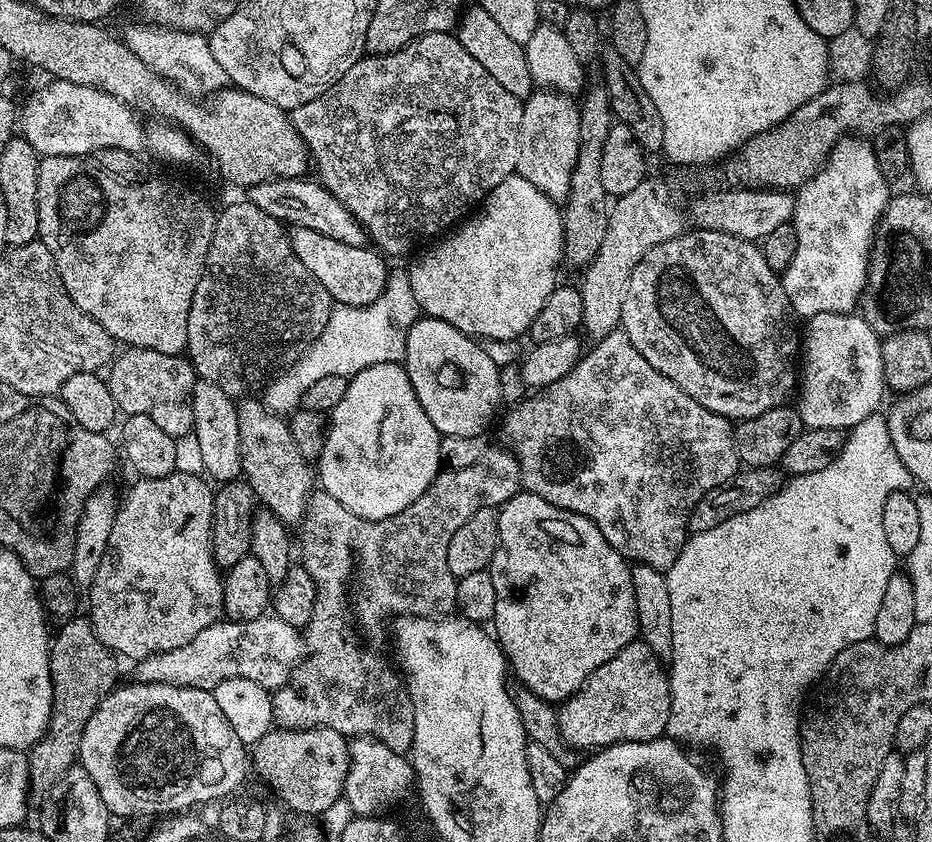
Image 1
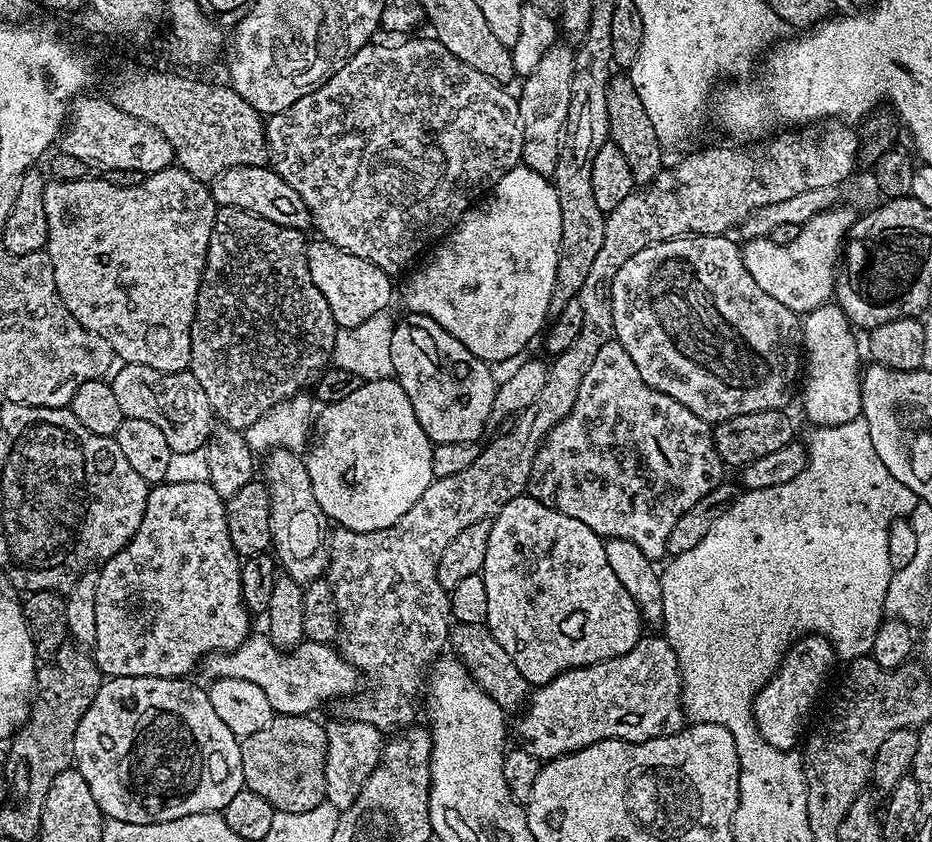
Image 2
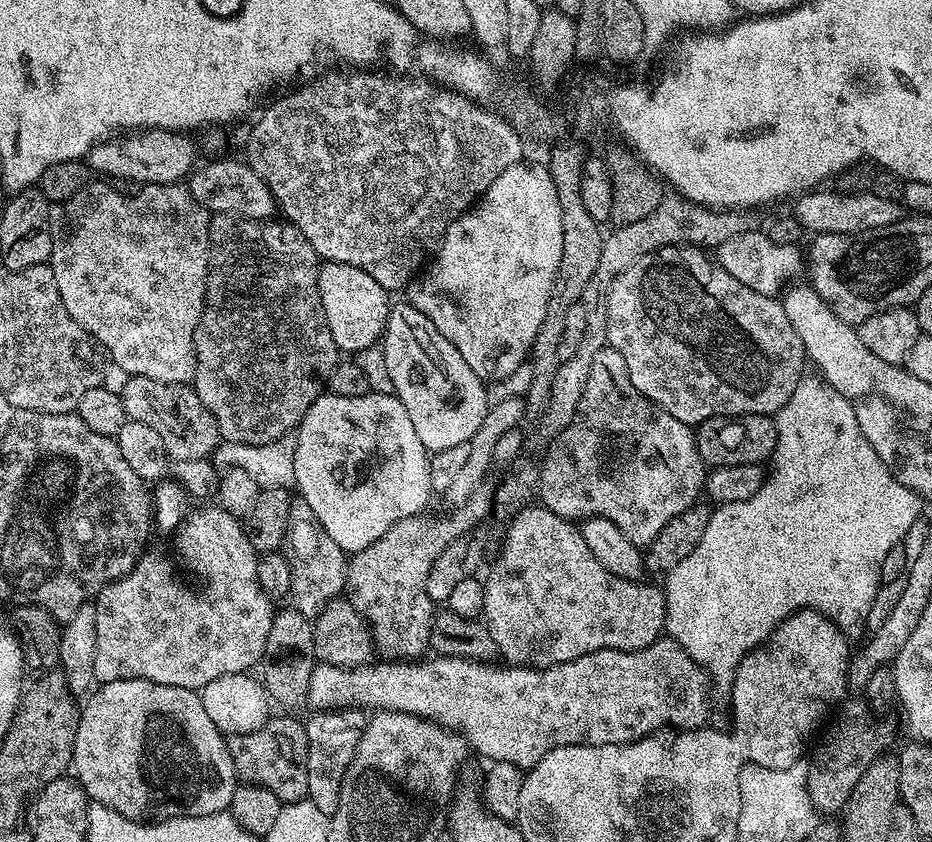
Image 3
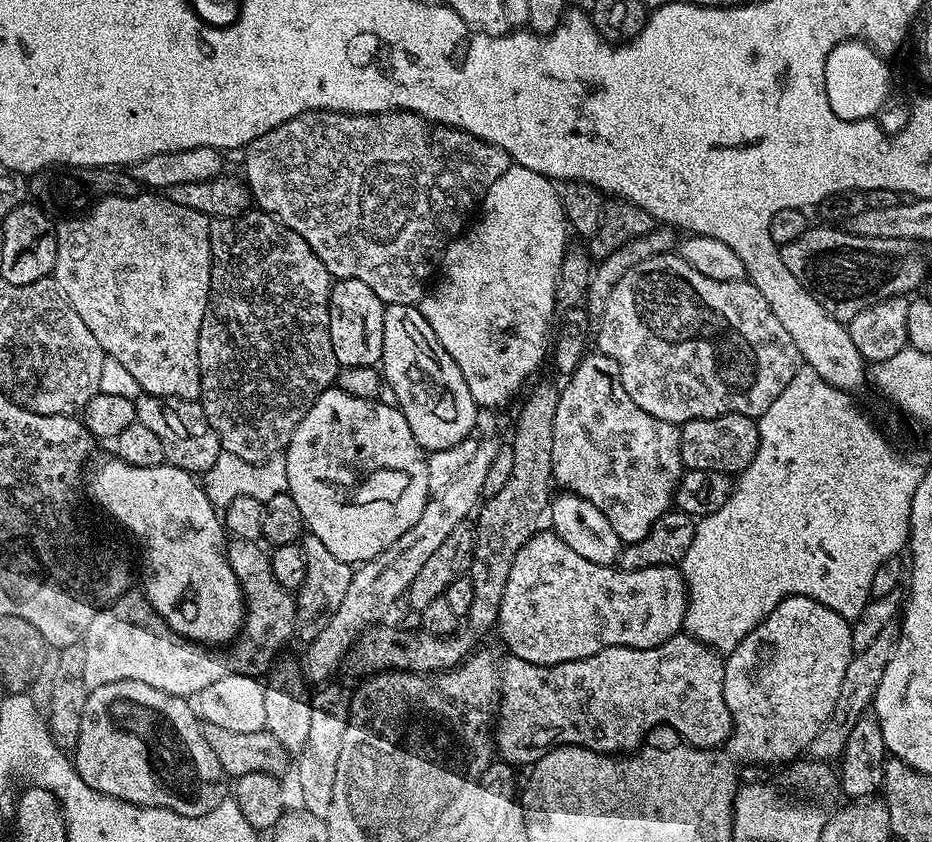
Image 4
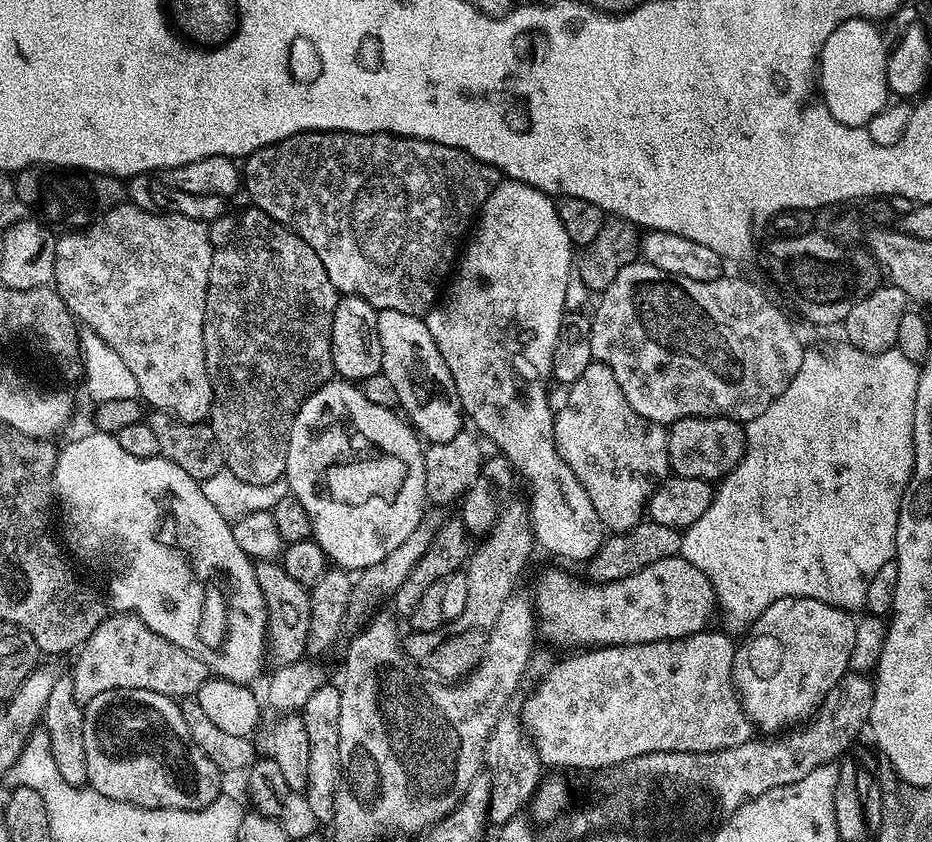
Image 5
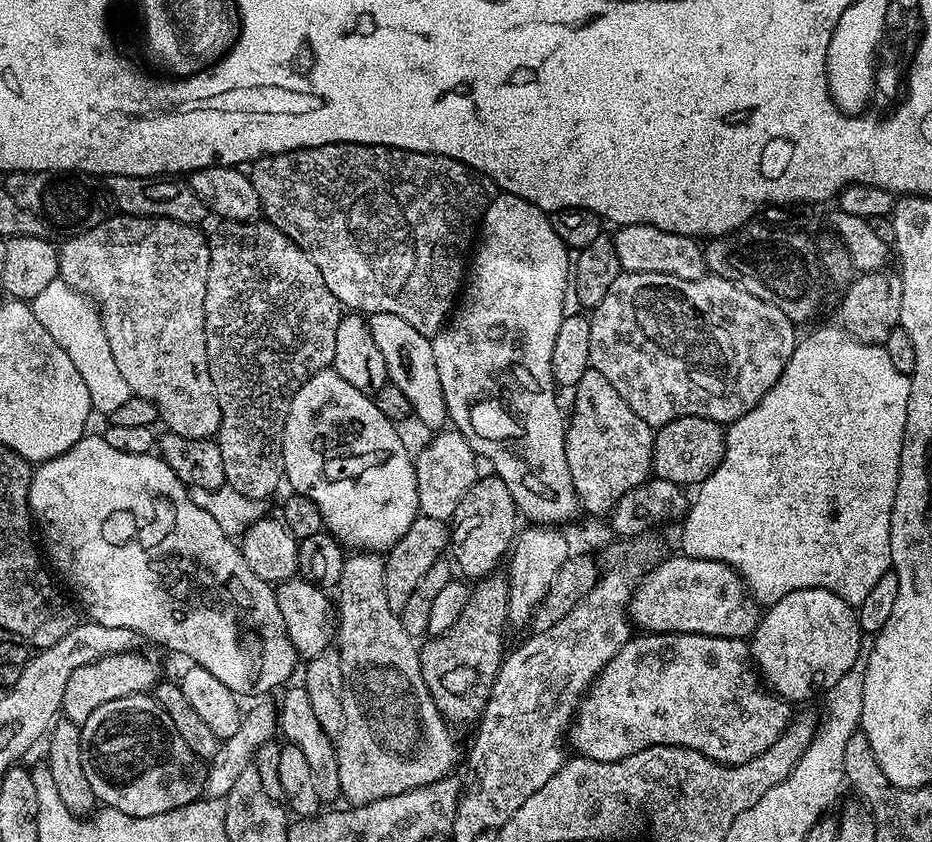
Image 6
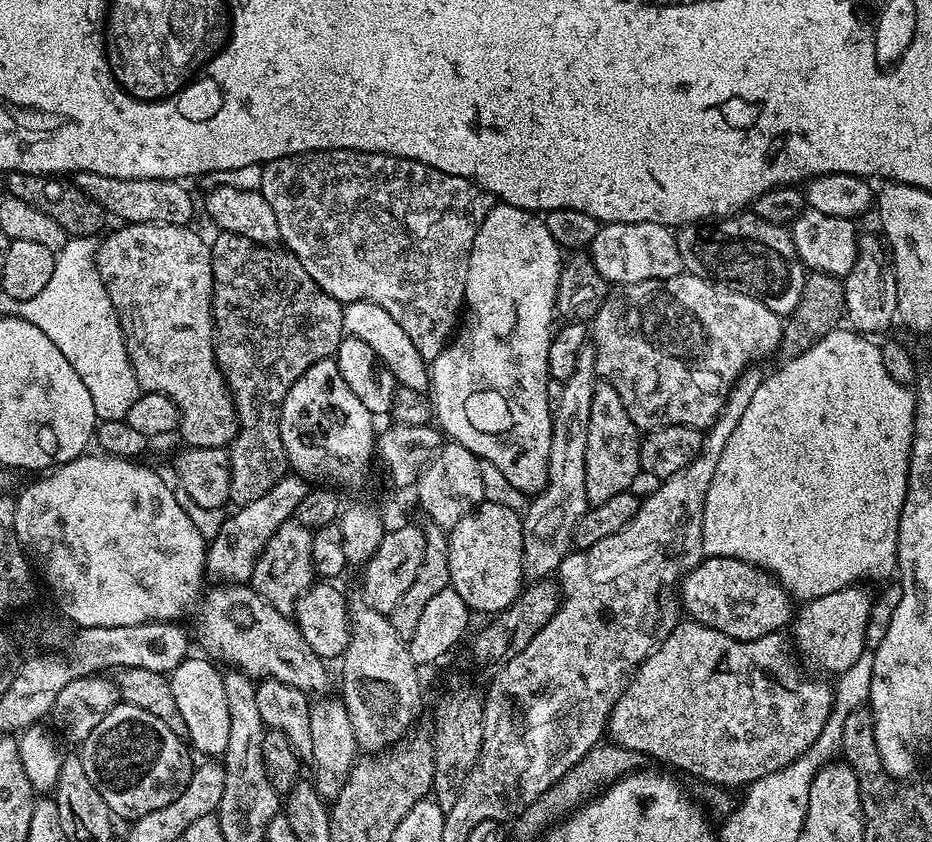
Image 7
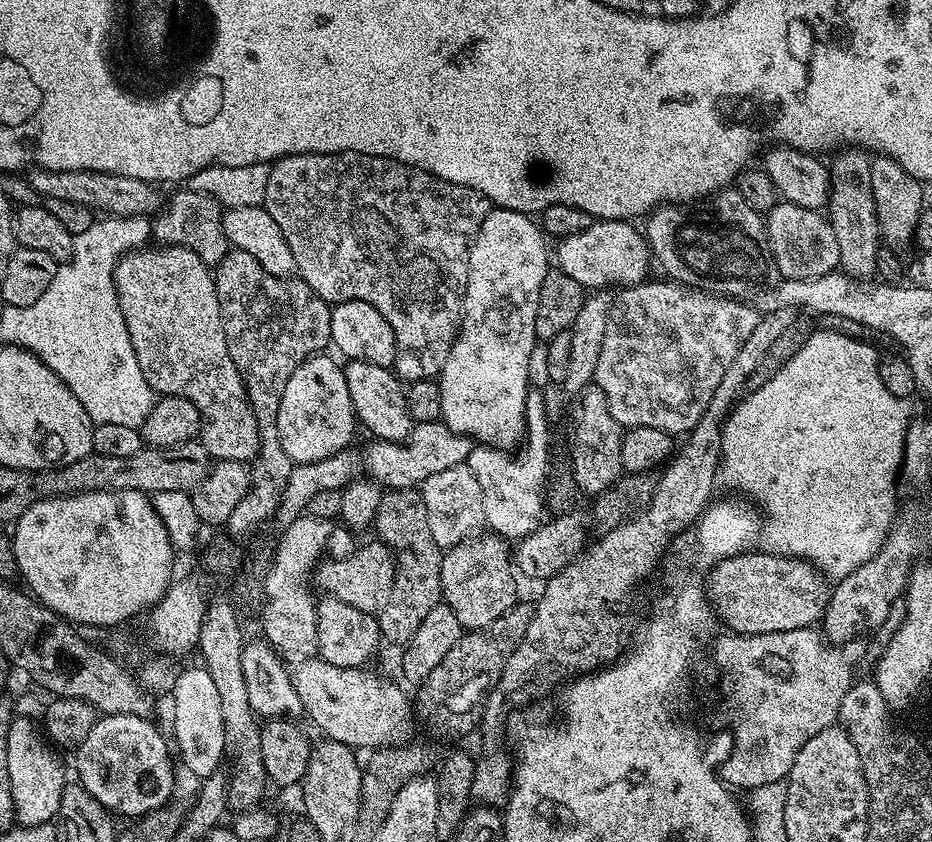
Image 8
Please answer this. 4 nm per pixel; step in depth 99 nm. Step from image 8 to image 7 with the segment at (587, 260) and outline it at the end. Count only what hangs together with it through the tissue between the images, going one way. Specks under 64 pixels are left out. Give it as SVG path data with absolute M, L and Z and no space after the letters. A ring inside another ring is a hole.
M654 222L603 225L590 246L590 255L598 274L612 286L665 280L682 272L673 229Z

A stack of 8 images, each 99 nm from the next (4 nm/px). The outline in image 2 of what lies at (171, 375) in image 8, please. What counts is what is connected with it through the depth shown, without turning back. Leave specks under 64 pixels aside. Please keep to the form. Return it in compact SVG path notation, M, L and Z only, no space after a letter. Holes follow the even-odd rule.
M173 166L163 168L161 172L145 175L144 181L136 186L114 185L108 178L102 178L102 180L49 179L44 186L44 201L46 202L46 222L48 223L46 251L54 266L54 282L58 286L58 294L62 298L66 310L70 310L70 314L74 314L74 318L78 318L78 322L83 328L106 338L106 342L110 342L113 353L119 359L121 356L124 364L141 364L163 372L185 371L192 362L190 342L192 341L194 310L198 302L198 290L208 257L210 234L214 230L218 211L216 200L212 197L211 187L205 181L191 176L185 168Z

